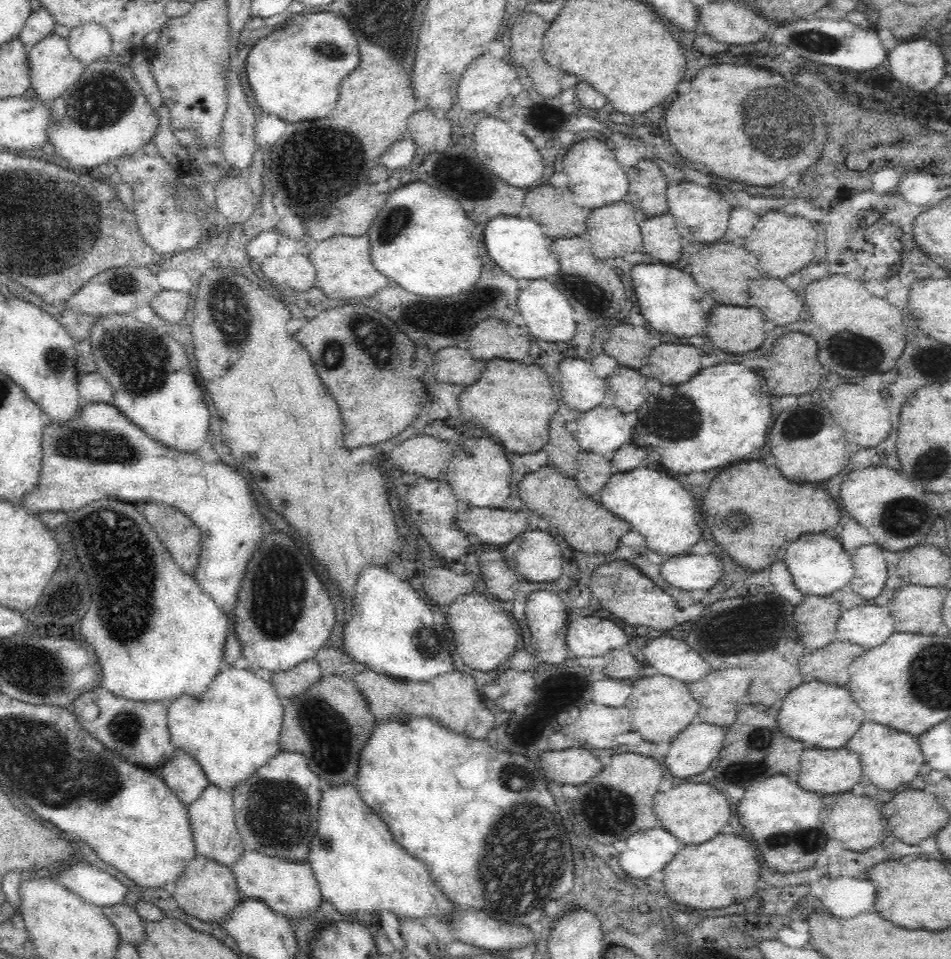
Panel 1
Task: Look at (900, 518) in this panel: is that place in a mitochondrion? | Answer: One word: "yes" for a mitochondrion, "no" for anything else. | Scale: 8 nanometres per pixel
yes

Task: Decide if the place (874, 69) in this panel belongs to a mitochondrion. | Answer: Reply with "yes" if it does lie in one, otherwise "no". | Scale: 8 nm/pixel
no

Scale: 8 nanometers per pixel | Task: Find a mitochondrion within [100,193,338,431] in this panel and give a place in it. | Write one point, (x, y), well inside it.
(232, 324)

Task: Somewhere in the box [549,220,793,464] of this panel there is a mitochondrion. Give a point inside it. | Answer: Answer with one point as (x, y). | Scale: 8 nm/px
(667, 418)

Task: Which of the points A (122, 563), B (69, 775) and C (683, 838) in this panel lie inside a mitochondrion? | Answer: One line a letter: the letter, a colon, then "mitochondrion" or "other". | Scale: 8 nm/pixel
A: mitochondrion
B: mitochondrion
C: other

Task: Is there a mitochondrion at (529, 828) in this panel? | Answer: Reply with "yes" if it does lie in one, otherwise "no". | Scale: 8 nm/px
yes

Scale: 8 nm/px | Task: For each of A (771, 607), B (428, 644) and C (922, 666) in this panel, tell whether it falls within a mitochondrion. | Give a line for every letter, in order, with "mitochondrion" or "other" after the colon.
A: other
B: mitochondrion
C: mitochondrion

